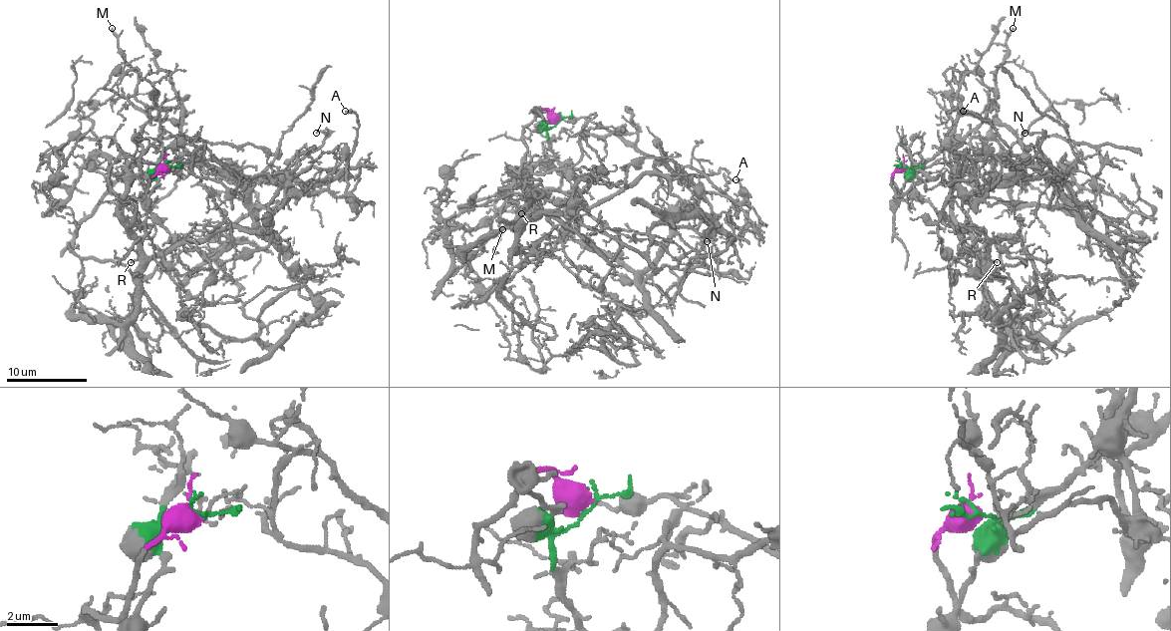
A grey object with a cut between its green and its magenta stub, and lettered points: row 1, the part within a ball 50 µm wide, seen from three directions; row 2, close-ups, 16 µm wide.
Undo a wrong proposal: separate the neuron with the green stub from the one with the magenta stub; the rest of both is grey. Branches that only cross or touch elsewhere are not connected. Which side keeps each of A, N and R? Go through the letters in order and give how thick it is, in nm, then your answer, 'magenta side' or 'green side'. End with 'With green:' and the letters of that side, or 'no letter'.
A: 170 nm thick; green side
N: 130 nm thick; green side
R: 100 nm thick; magenta side
With green: A, N

